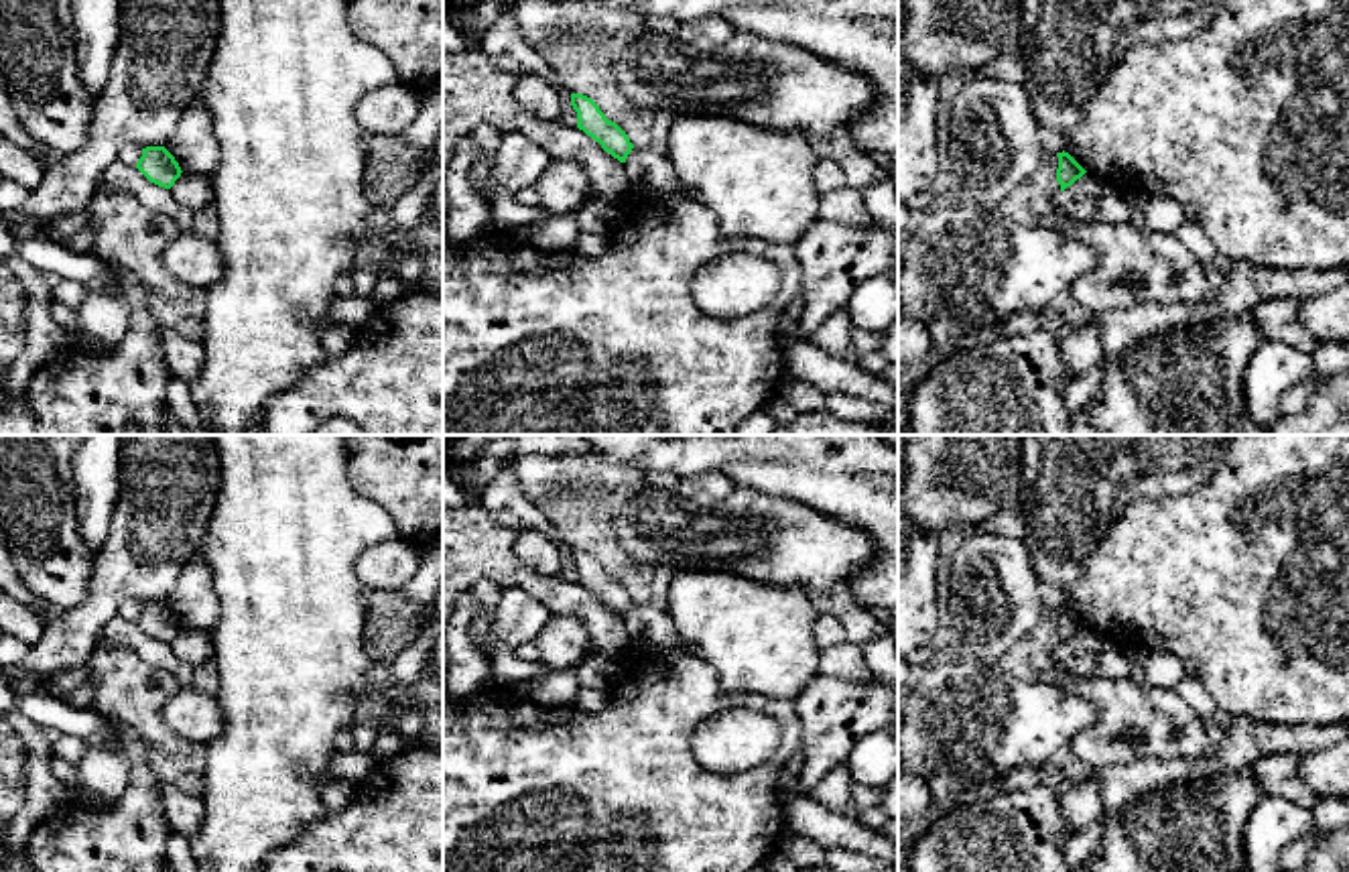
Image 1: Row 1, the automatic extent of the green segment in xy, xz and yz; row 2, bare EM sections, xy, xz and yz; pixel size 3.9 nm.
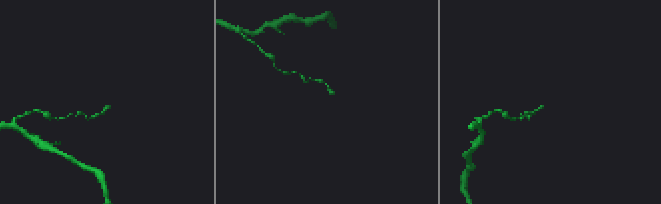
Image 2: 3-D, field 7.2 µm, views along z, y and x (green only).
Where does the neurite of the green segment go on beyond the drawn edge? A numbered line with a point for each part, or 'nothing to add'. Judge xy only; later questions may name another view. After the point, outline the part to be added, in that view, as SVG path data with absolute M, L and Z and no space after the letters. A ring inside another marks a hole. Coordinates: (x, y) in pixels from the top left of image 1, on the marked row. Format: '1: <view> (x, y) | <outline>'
nothing to add

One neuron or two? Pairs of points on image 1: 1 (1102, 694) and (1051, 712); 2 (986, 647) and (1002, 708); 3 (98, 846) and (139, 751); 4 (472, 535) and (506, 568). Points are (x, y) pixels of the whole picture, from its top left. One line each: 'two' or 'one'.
1: two
2: two
3: one
4: one

